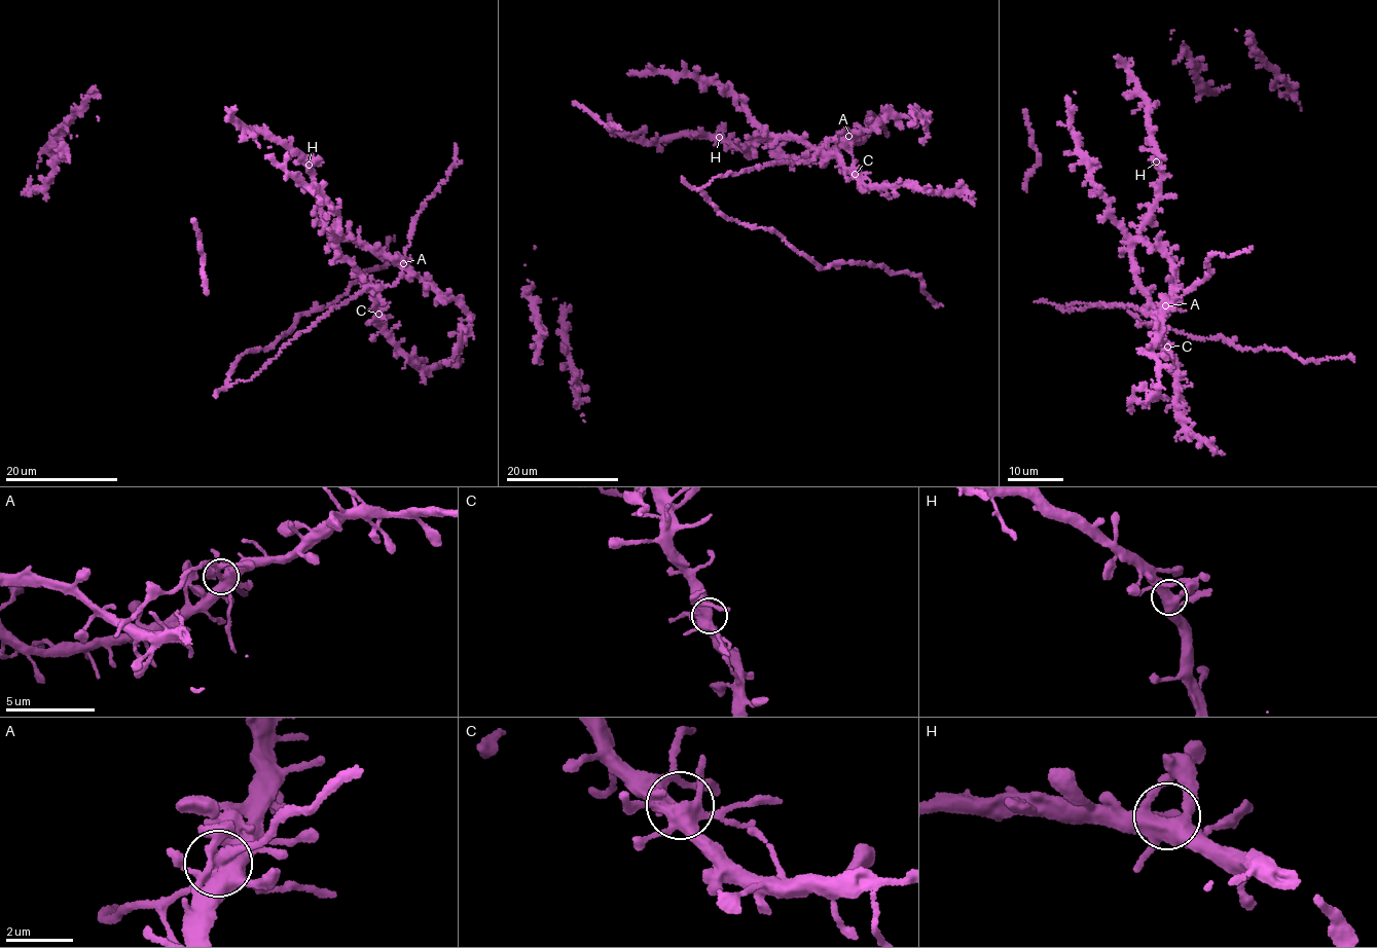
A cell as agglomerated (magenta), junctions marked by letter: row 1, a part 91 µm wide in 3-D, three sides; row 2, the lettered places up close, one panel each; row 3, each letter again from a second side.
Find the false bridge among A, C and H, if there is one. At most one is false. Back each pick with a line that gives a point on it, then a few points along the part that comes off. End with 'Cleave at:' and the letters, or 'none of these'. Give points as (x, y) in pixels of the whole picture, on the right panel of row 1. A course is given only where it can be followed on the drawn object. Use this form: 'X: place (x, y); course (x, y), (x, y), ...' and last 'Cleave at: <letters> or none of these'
Cleave at: none of these

